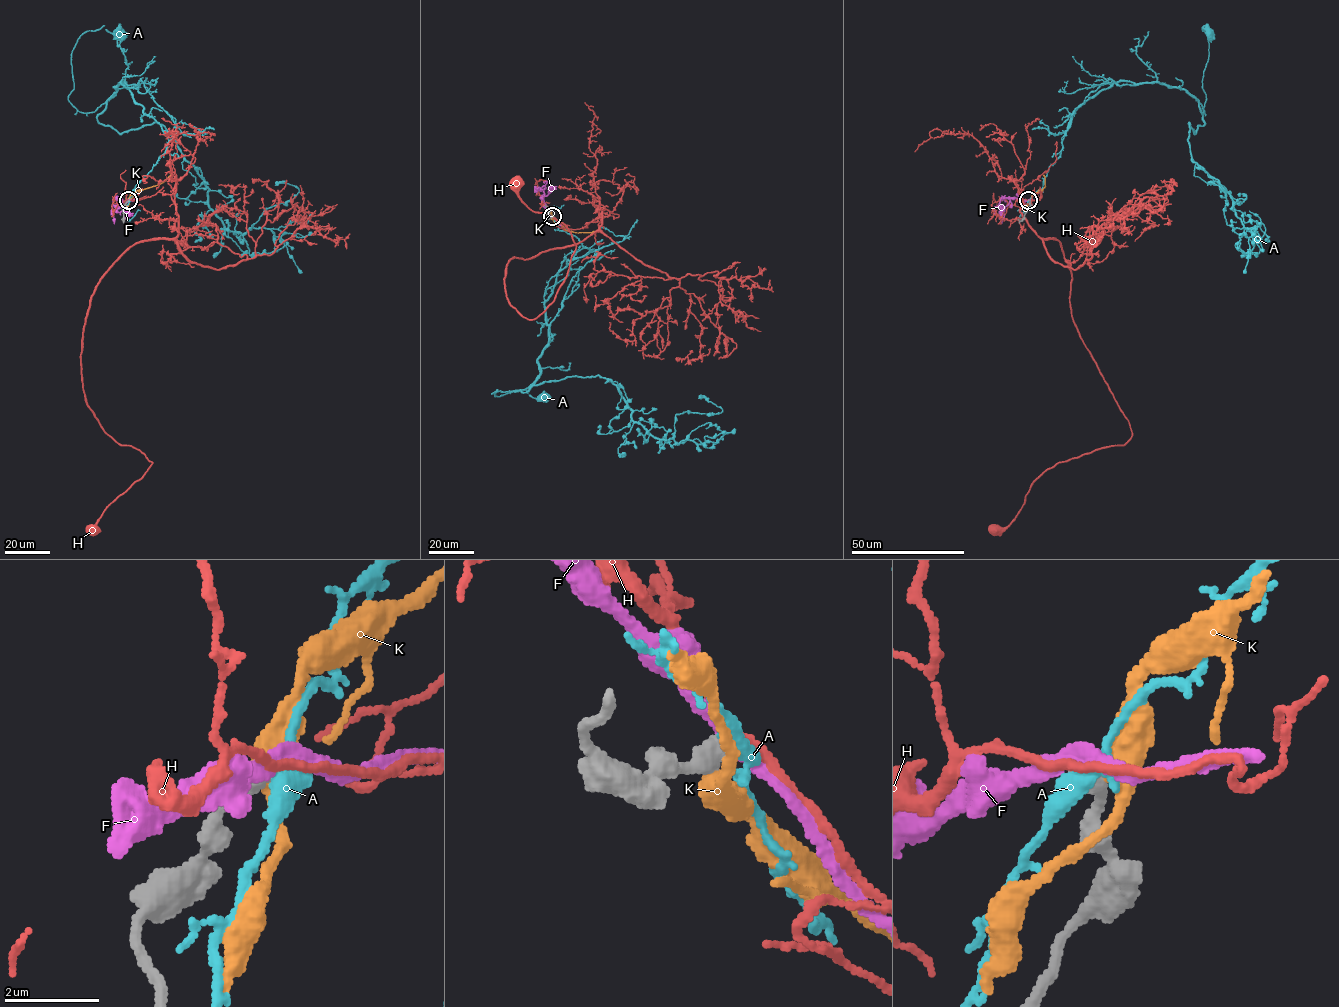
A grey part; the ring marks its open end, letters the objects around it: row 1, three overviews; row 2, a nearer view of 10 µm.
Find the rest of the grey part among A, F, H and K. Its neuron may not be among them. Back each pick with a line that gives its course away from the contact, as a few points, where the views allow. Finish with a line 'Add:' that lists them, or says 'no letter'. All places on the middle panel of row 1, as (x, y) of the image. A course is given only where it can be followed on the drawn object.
Add: no letter

